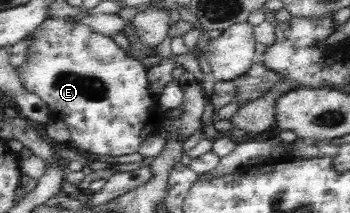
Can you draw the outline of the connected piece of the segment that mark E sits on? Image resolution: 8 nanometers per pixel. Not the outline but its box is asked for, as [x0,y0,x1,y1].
[16,18,165,156]

